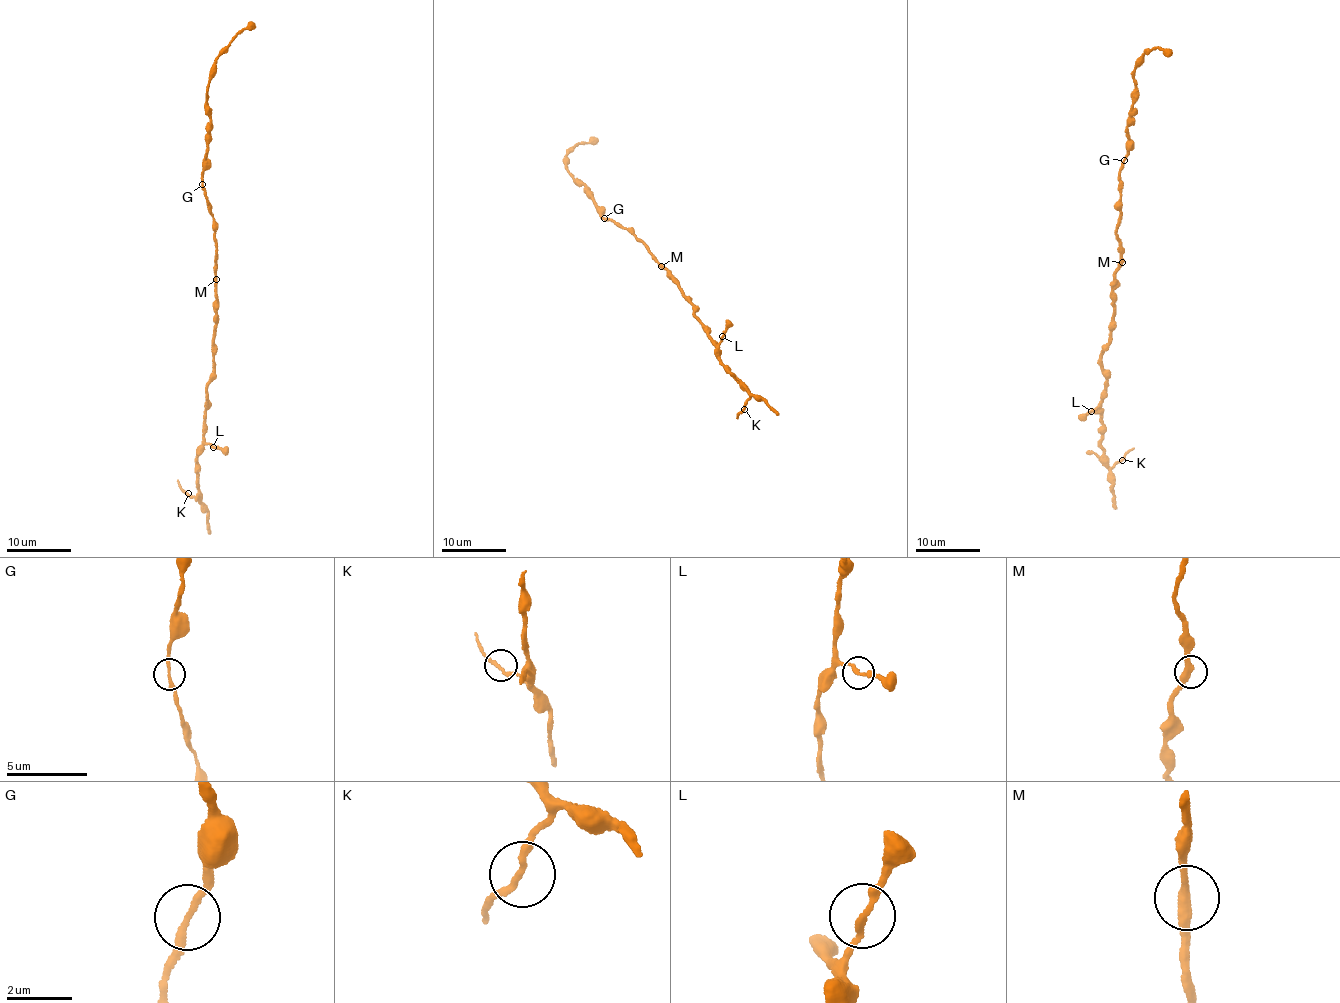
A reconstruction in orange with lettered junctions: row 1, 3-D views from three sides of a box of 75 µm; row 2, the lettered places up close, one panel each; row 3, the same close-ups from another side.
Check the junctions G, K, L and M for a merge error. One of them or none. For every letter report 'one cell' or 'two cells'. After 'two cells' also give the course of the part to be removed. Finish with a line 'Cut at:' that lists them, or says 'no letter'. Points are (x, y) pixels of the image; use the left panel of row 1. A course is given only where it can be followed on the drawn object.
G: one cell
K: one cell
L: one cell
M: one cell
Cut at: no letter

